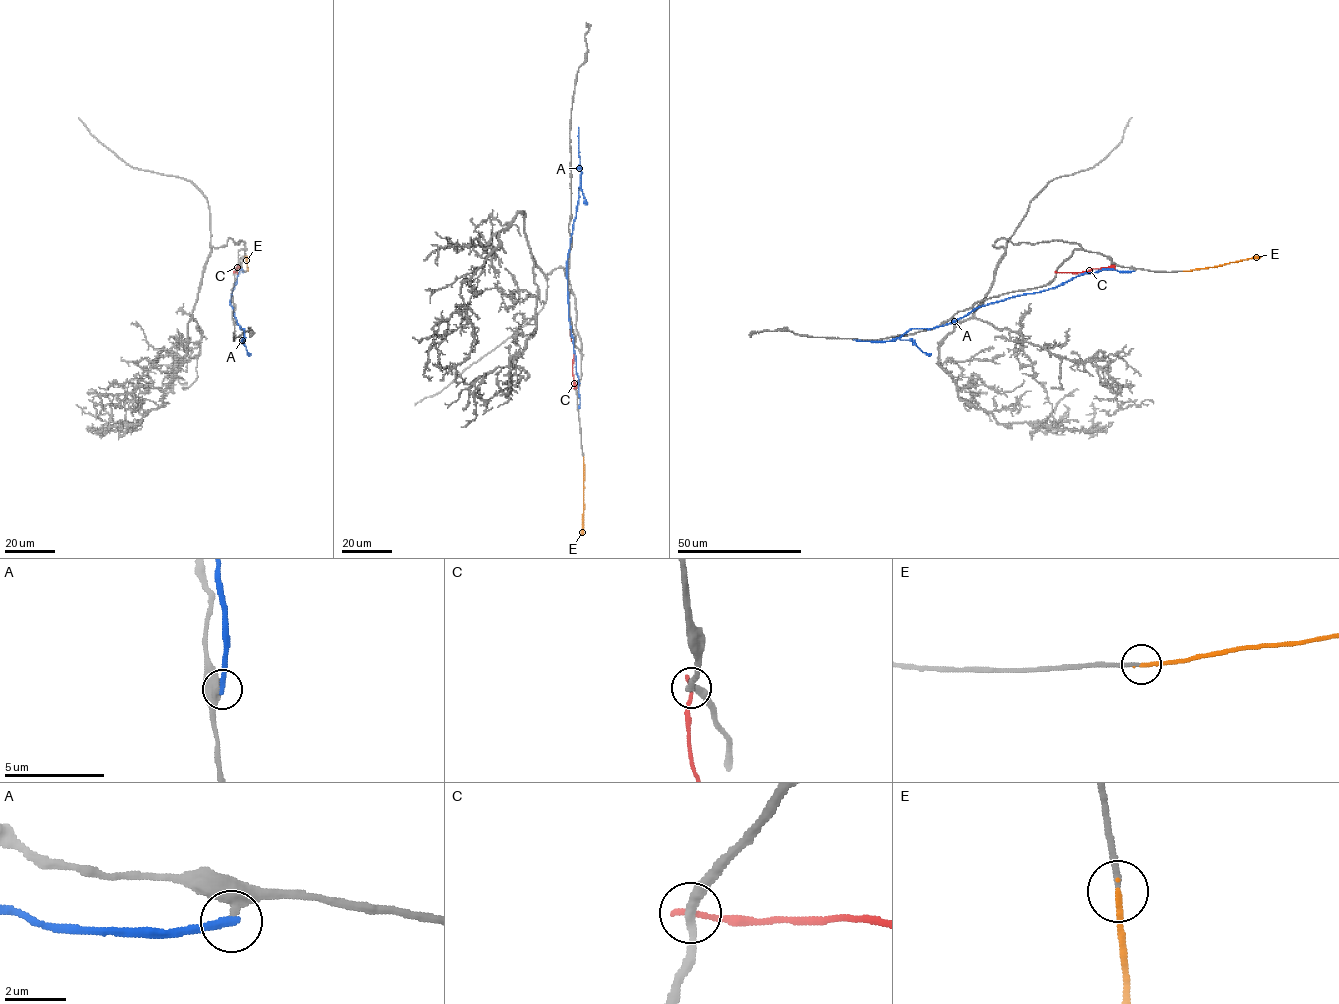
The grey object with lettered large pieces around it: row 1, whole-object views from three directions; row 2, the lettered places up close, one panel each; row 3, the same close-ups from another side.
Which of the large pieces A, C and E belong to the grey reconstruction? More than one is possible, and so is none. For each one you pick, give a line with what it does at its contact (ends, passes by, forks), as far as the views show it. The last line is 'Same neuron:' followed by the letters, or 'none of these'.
E: it ends there
Same neuron: E

